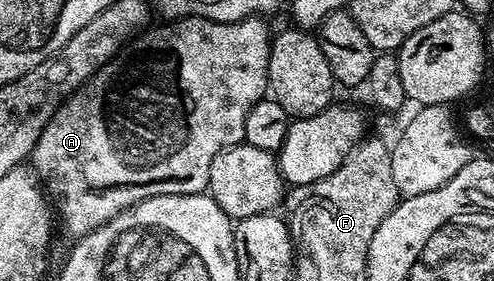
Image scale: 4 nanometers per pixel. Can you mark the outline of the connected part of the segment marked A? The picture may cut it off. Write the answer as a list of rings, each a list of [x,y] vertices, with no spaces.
[[[181,17],[173,23],[170,27],[157,27],[154,31],[146,30],[144,33],[138,34],[136,37],[129,40],[108,63],[103,64],[97,70],[96,75],[85,84],[79,91],[73,92],[57,112],[51,117],[51,121],[43,129],[43,133],[39,137],[39,141],[35,145],[33,154],[31,156],[31,167],[35,172],[38,180],[43,184],[43,190],[51,200],[51,206],[59,216],[59,227],[66,231],[67,234],[73,235],[72,237],[80,237],[91,233],[95,229],[102,227],[107,220],[114,219],[120,211],[125,211],[129,207],[133,207],[139,201],[150,199],[151,197],[159,197],[160,195],[200,195],[209,186],[209,174],[211,173],[211,161],[215,161],[215,157],[219,157],[221,151],[227,150],[228,147],[236,147],[238,143],[245,142],[245,122],[247,121],[247,113],[251,113],[251,109],[260,99],[266,98],[269,89],[269,45],[271,42],[271,30],[264,23],[264,18],[250,17],[248,19],[241,19],[238,23],[220,23],[214,19],[199,19],[196,17]]]

